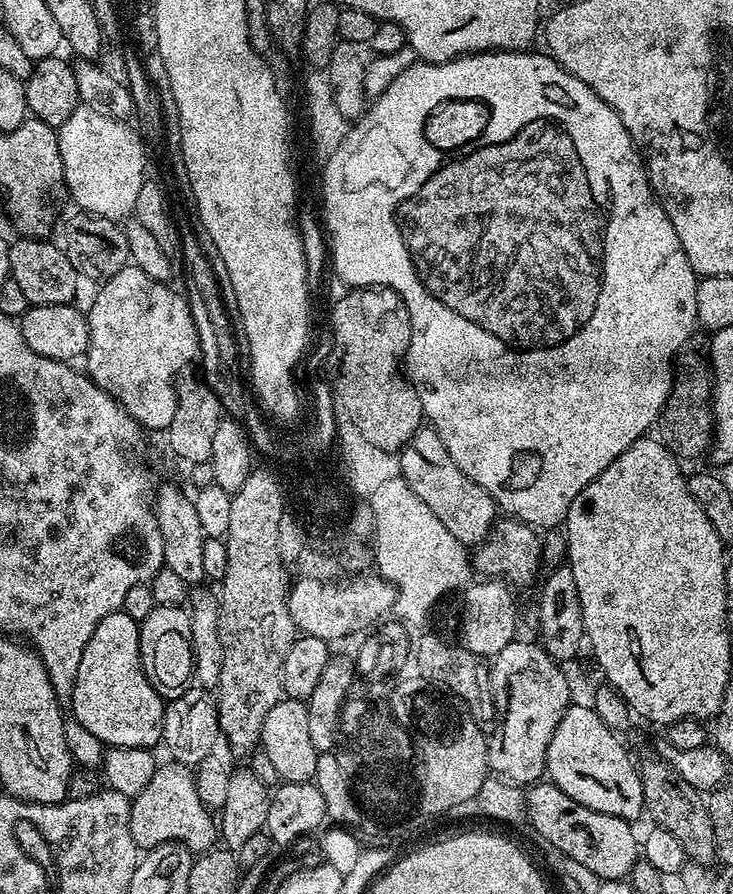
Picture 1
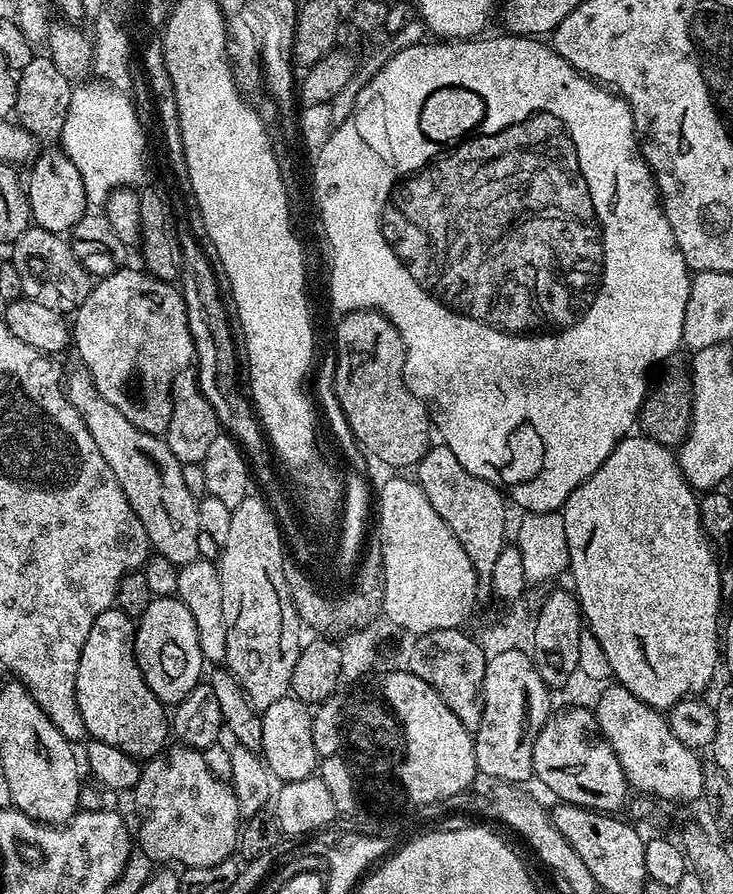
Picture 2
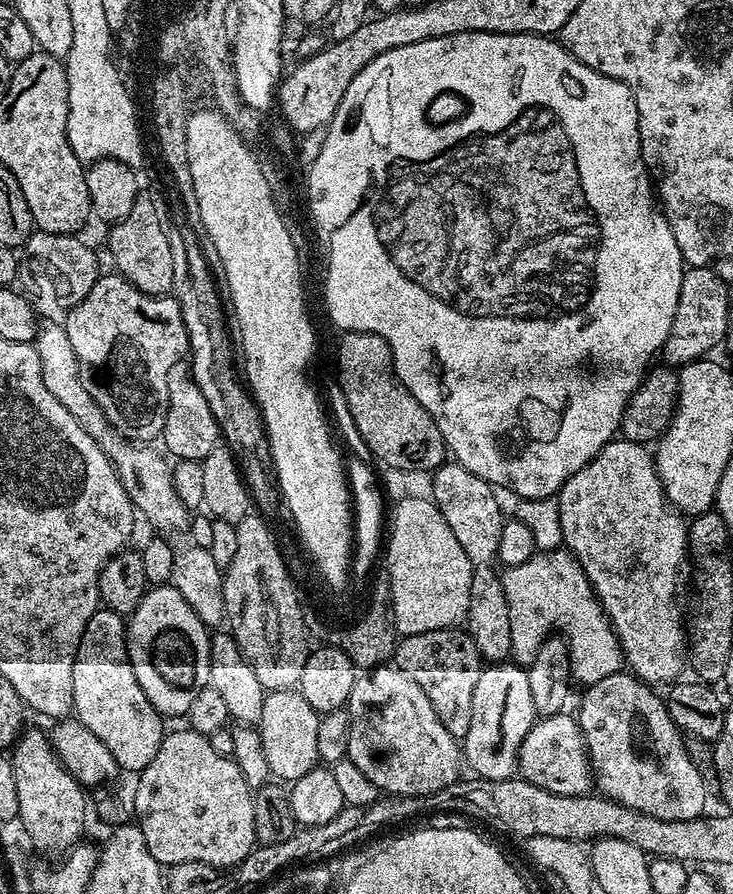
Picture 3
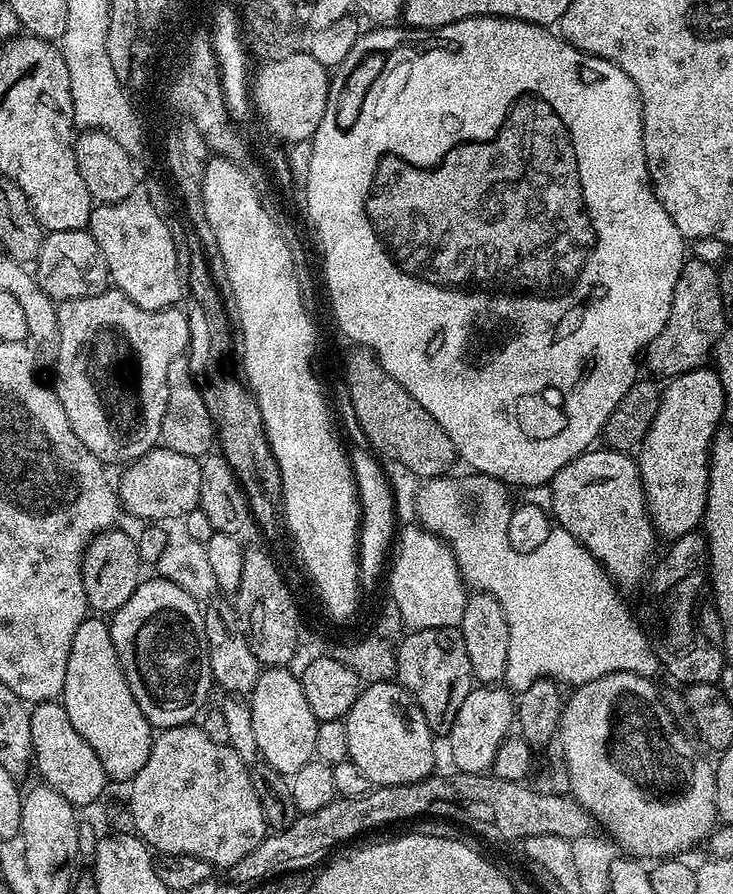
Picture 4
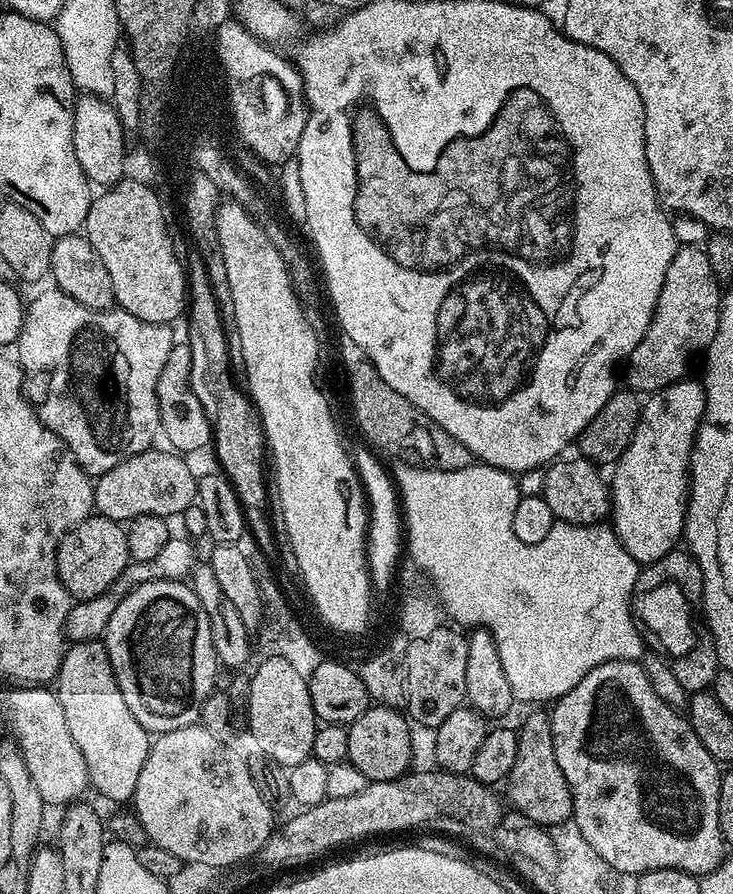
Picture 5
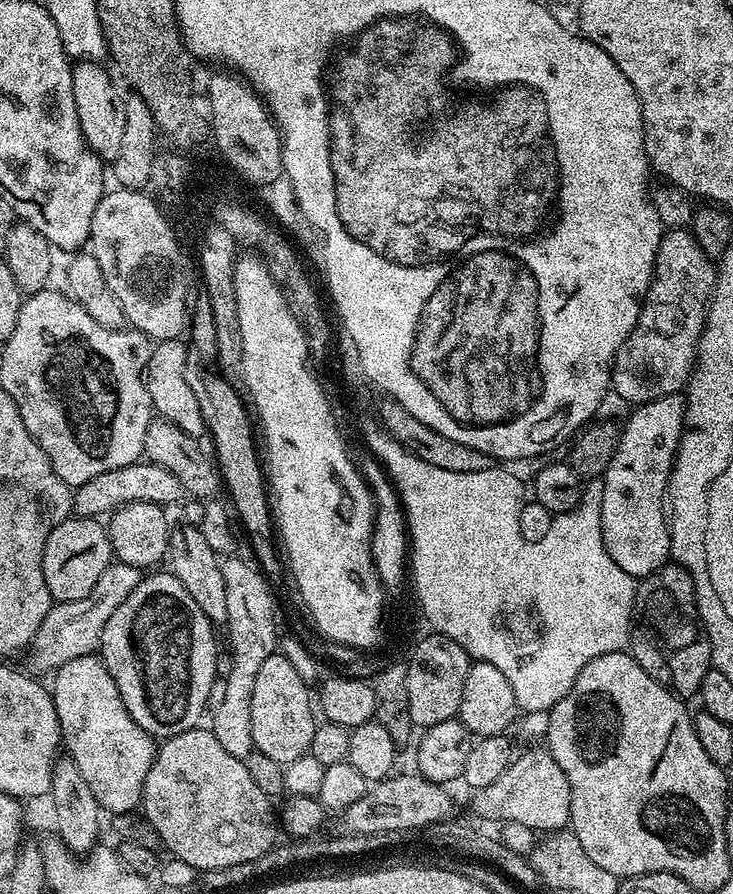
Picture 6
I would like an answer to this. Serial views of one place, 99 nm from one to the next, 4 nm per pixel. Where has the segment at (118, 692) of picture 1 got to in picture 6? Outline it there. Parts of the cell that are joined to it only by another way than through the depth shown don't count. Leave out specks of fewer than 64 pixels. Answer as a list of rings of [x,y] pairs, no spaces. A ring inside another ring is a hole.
[[[95,655],[74,658],[72,664],[56,669],[51,680],[63,747],[90,786],[90,794],[105,813],[136,812],[144,799],[146,774],[156,757],[157,741],[130,718],[110,670]]]

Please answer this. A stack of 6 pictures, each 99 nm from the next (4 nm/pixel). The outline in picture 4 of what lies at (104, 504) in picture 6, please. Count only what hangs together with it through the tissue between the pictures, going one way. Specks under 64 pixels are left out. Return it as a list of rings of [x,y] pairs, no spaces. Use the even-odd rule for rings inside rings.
[[[157,446],[146,455],[132,461],[120,480],[117,479],[117,500],[121,509],[144,522],[180,520],[199,507],[201,500],[202,472],[200,460],[195,456],[180,454],[163,446]]]

